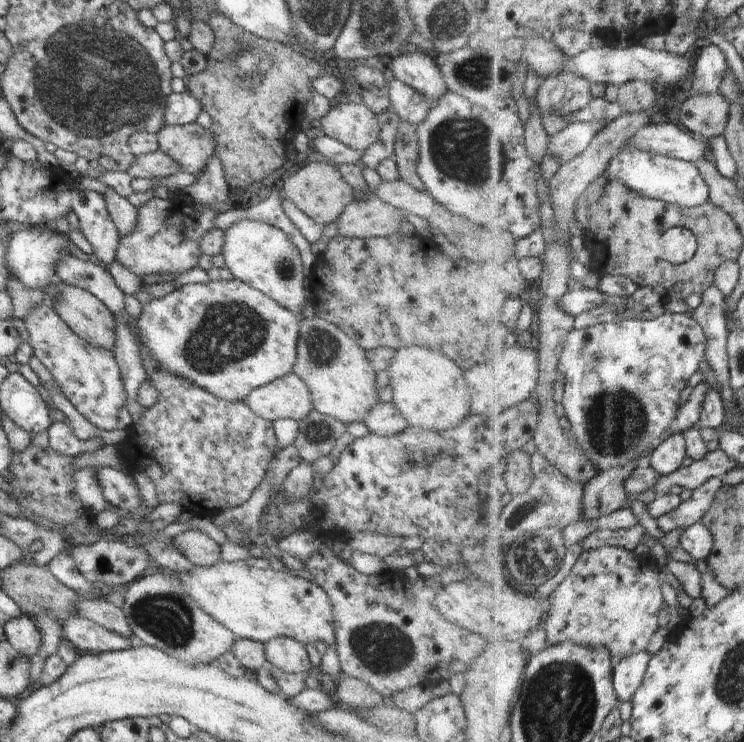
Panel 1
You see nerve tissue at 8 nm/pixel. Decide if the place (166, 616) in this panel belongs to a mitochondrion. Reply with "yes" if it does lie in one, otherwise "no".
yes

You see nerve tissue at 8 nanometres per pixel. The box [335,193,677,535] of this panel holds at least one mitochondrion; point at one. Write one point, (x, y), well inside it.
(615, 423)

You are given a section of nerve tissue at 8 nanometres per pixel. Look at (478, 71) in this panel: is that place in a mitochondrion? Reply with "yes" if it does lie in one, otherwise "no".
yes

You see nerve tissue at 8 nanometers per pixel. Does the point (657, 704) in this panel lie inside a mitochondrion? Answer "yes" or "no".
no

